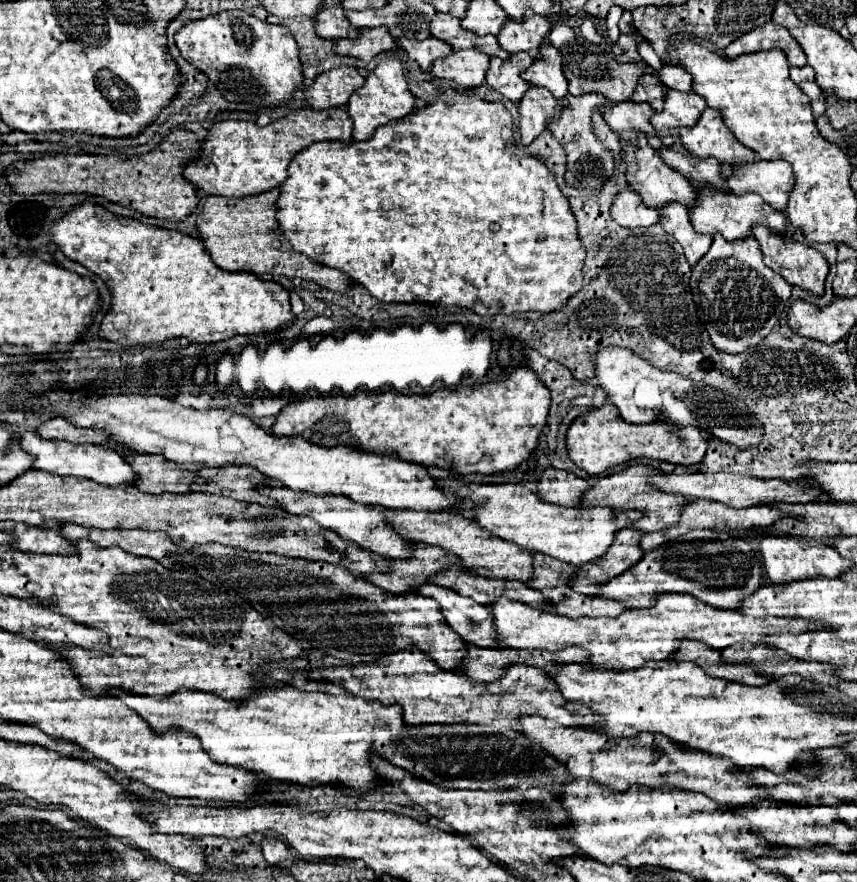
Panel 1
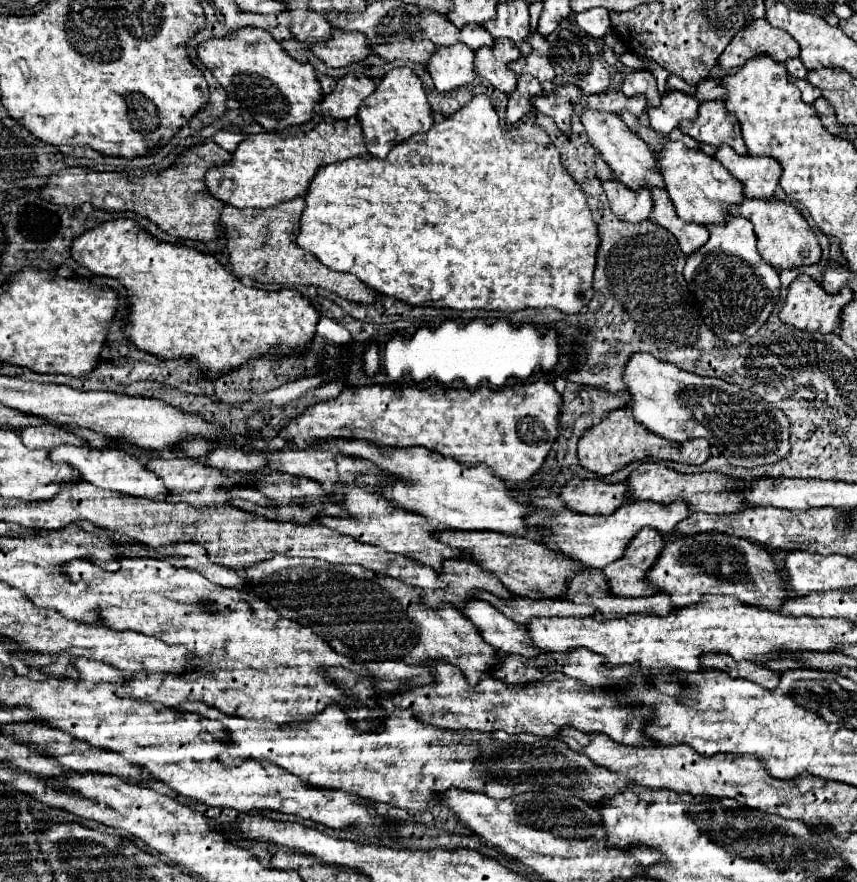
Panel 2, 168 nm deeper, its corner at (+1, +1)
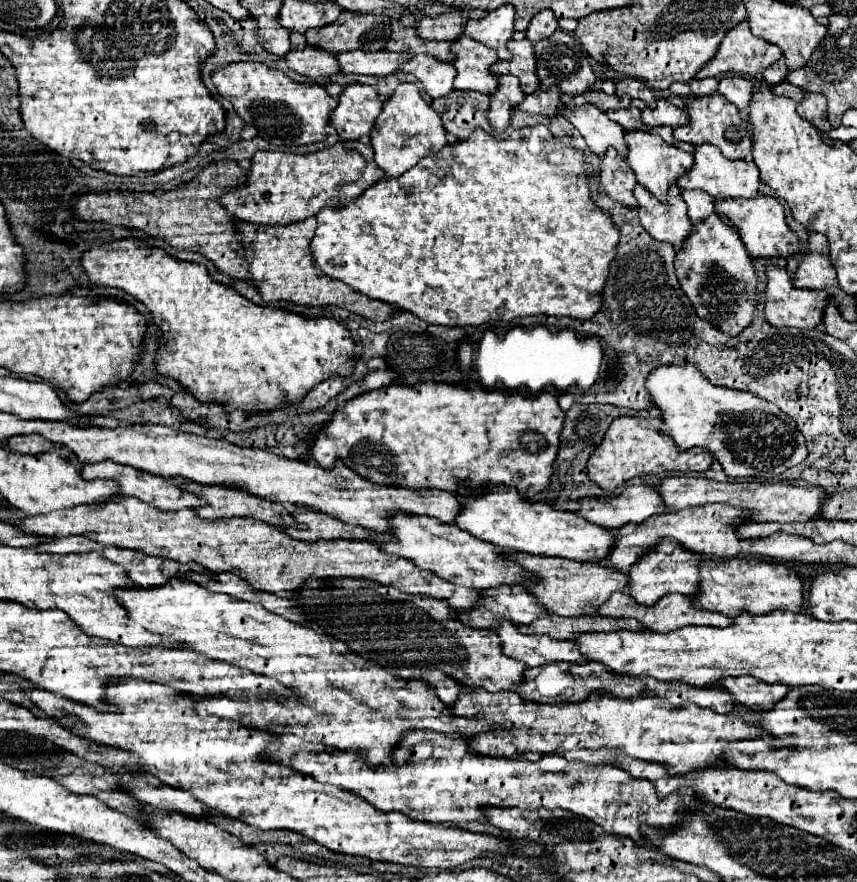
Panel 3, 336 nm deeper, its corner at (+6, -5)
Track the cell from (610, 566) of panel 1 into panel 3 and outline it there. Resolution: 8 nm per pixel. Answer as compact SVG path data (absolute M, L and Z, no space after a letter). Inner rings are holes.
M665 539L661 541L661 545L657 545L657 549L653 549L653 553L647 553L645 557L641 557L641 561L637 561L637 565L631 567L631 571L627 573L629 577L629 593L637 599L637 603L651 607L655 605L661 597L669 595L669 593L683 593L683 595L697 595L699 593L699 565L701 565L703 557L699 553L693 553L689 549L685 549L683 545L679 545L673 539Z

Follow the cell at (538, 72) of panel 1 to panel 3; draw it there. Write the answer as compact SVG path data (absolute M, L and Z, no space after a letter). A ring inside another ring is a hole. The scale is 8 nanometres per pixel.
M527 39L509 41L507 49L513 55L511 61L493 63L493 67L491 67L493 75L515 75L521 83L523 93L533 93L539 87L539 79L537 79L537 71L535 71L533 45Z

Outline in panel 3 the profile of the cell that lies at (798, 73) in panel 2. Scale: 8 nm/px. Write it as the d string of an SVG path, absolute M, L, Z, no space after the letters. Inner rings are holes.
M777 59L773 65L769 65L765 71L763 71L763 79L769 83L769 85L775 85L775 83L781 83L785 79L785 63L783 59Z

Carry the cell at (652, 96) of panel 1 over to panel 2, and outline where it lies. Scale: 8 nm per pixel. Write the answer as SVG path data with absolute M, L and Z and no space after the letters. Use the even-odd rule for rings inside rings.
M630 71L622 83L622 93L628 97L646 95L652 107L658 107L658 103L660 103L656 79L648 71Z

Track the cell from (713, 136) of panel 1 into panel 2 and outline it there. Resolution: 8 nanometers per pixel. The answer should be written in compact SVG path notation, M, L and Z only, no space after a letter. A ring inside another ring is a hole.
M720 99L700 103L698 117L694 121L680 123L680 131L694 137L700 143L712 147L730 145L740 155L748 155L748 149L738 131L738 121L734 119L734 115L726 113L726 107Z

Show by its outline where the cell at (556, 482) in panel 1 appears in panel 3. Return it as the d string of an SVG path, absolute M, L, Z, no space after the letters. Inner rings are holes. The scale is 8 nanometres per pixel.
M629 485L619 497L587 497L579 501L581 509L577 511L581 517L595 525L603 525L605 529L617 529L627 523L643 523L651 515L665 515L667 507L659 497L659 489L649 485Z

